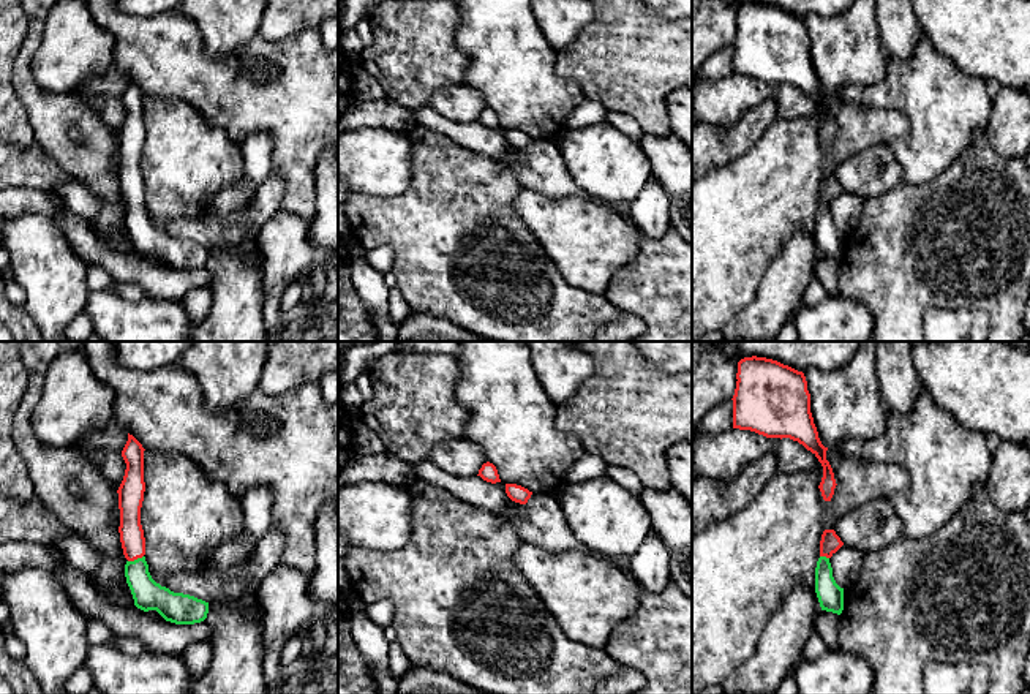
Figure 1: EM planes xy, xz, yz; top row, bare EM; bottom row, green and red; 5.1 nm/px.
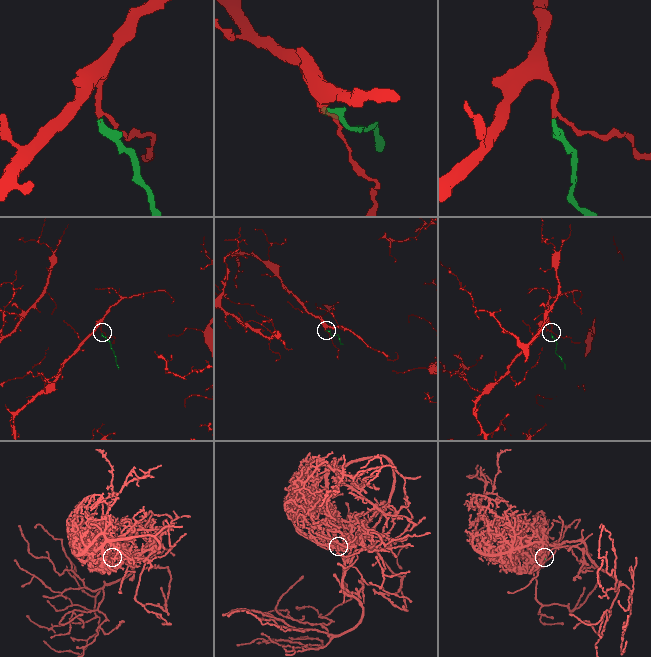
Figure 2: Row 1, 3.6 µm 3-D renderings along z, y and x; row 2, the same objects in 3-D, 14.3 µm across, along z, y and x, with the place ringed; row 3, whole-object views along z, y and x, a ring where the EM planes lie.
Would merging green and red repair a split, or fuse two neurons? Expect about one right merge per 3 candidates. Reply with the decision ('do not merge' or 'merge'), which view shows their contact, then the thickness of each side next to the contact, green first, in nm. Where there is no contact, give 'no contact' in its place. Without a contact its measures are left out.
merge; meets green in xy; 150 nm thick on the green side, 130 nm on the other

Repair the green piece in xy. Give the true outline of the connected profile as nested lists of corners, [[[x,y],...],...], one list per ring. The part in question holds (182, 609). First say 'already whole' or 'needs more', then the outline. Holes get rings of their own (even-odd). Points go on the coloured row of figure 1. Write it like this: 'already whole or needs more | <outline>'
needs more | [[[128,433],[128,441],[122,451],[122,457],[126,463],[123,481],[117,490],[118,493],[118,509],[120,509],[120,542],[123,555],[128,560],[125,564],[126,583],[131,590],[134,605],[144,612],[156,610],[166,621],[175,624],[194,624],[207,618],[209,602],[197,599],[190,594],[174,593],[166,587],[156,583],[145,561],[145,537],[141,525],[141,507],[144,501],[145,482],[144,482],[144,447],[142,444]]]

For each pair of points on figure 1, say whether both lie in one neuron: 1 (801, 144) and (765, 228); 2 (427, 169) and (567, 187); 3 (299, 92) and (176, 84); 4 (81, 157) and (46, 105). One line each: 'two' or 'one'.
1: one
2: two
3: one
4: one

